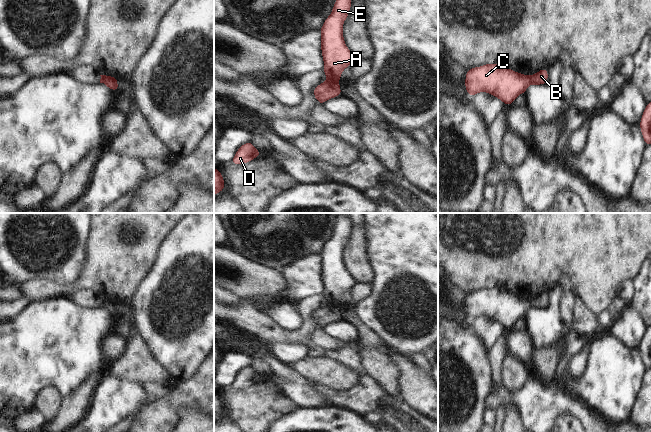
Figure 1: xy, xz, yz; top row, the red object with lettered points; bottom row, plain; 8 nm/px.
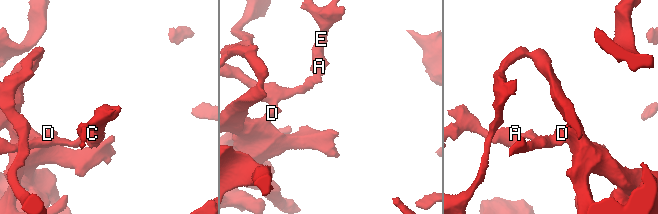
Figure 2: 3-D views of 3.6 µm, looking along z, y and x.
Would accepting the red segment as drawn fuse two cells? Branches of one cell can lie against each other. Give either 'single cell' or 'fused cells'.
fused cells

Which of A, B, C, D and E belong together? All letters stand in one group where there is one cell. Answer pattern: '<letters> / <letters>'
A C E / B D

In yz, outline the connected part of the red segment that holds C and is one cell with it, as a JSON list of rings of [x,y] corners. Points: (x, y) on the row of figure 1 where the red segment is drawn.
[[[500,63],[472,67],[465,76],[465,89],[470,97],[478,92],[487,92],[507,106],[511,106],[520,94],[525,94],[530,84],[529,75],[513,71]]]

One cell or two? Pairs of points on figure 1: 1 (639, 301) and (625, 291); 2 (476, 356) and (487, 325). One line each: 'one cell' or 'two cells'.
1: two cells
2: two cells

